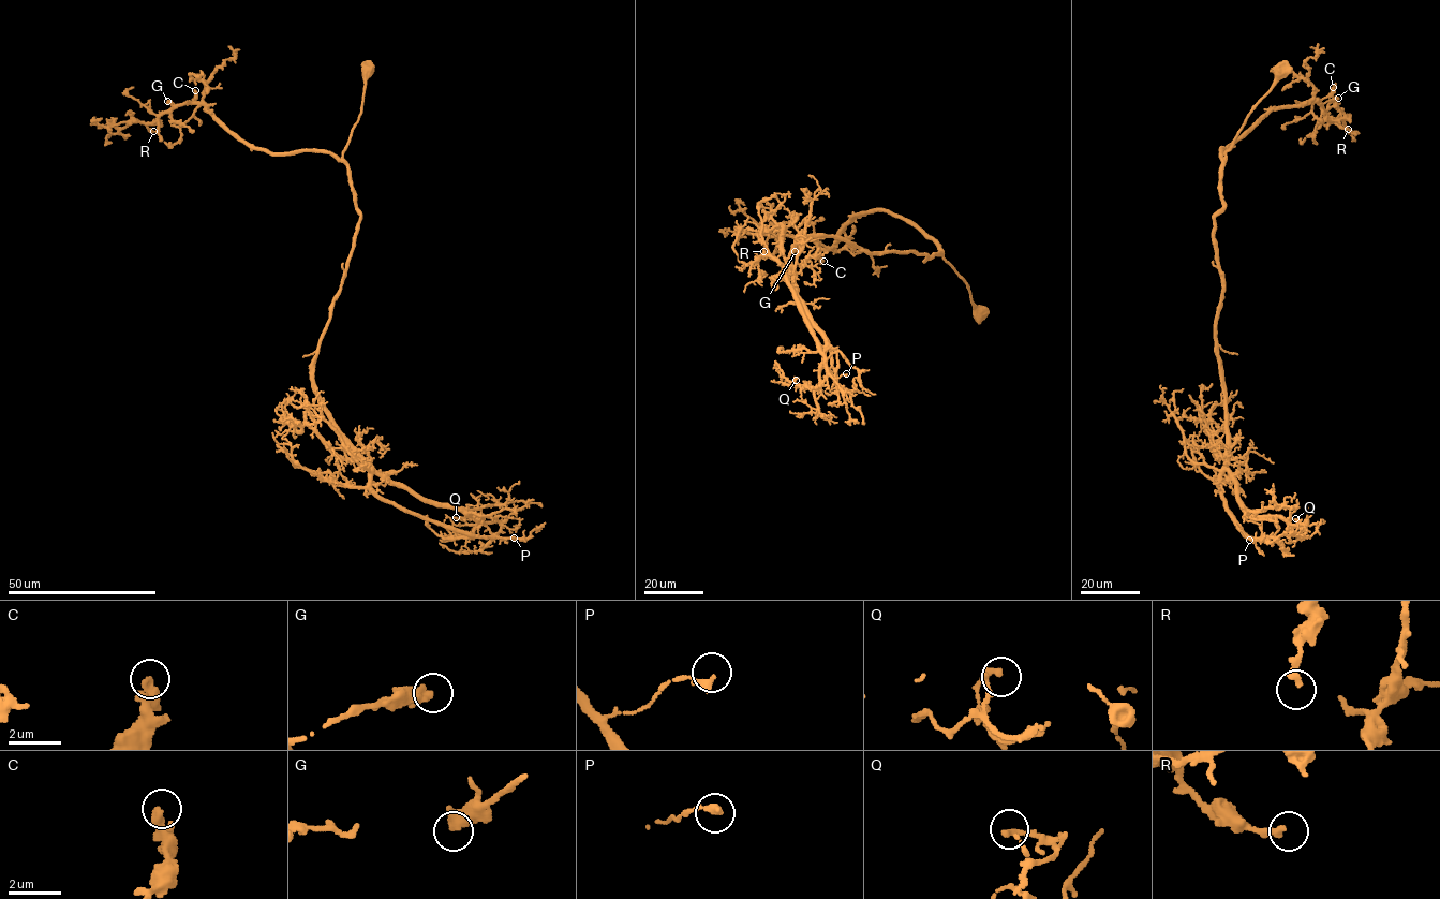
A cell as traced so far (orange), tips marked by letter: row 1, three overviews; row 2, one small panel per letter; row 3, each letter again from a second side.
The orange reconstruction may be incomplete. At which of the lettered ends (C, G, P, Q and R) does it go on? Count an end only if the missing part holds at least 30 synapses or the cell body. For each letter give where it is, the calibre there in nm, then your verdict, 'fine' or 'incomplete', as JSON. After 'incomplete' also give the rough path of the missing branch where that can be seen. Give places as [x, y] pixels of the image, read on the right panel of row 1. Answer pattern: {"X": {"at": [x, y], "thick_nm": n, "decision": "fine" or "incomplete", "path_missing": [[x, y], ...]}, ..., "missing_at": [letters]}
{"C": {"at": [1333, 87], "thick_nm": 280, "decision": "fine"}, "G": {"at": [1338, 98], "thick_nm": 420, "decision": "fine"}, "P": {"at": [1249, 540], "thick_nm": 280, "decision": "fine"}, "Q": {"at": [1295, 518], "thick_nm": 240, "decision": "fine"}, "R": {"at": [1348, 129], "thick_nm": 280, "decision": "fine"}, "missing_at": []}

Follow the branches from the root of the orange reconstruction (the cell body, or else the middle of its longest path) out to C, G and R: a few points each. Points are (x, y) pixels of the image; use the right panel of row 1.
C: (1281, 69), (1280, 77), (1248, 116), (1223, 159), (1221, 148), (1243, 137), (1273, 109), (1319, 101), (1333, 87)
G: (1281, 69), (1280, 77), (1248, 116), (1223, 159), (1221, 148), (1243, 137), (1273, 109), (1338, 98)
R: (1281, 69), (1280, 77), (1248, 116), (1223, 159), (1221, 148), (1281, 107), (1320, 100), (1326, 118), (1348, 129)

